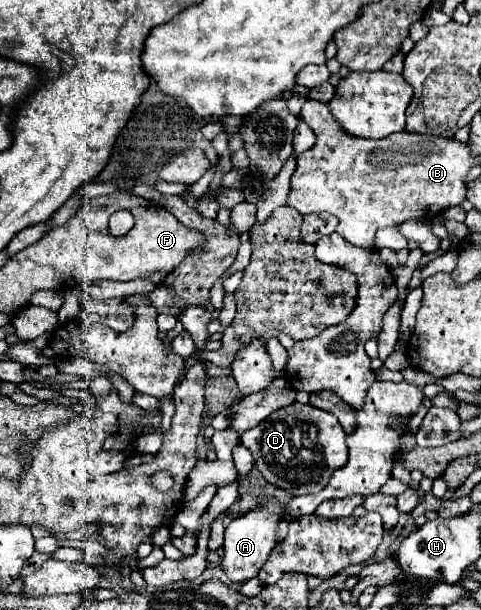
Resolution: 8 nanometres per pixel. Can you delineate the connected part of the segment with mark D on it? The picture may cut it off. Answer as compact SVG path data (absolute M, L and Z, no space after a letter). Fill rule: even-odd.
M293 403L291 407L273 411L259 427L245 431L241 435L241 445L245 445L255 459L257 469L267 483L289 491L291 495L319 493L331 479L335 469L347 463L345 431L335 419L335 415L321 411L313 405Z

